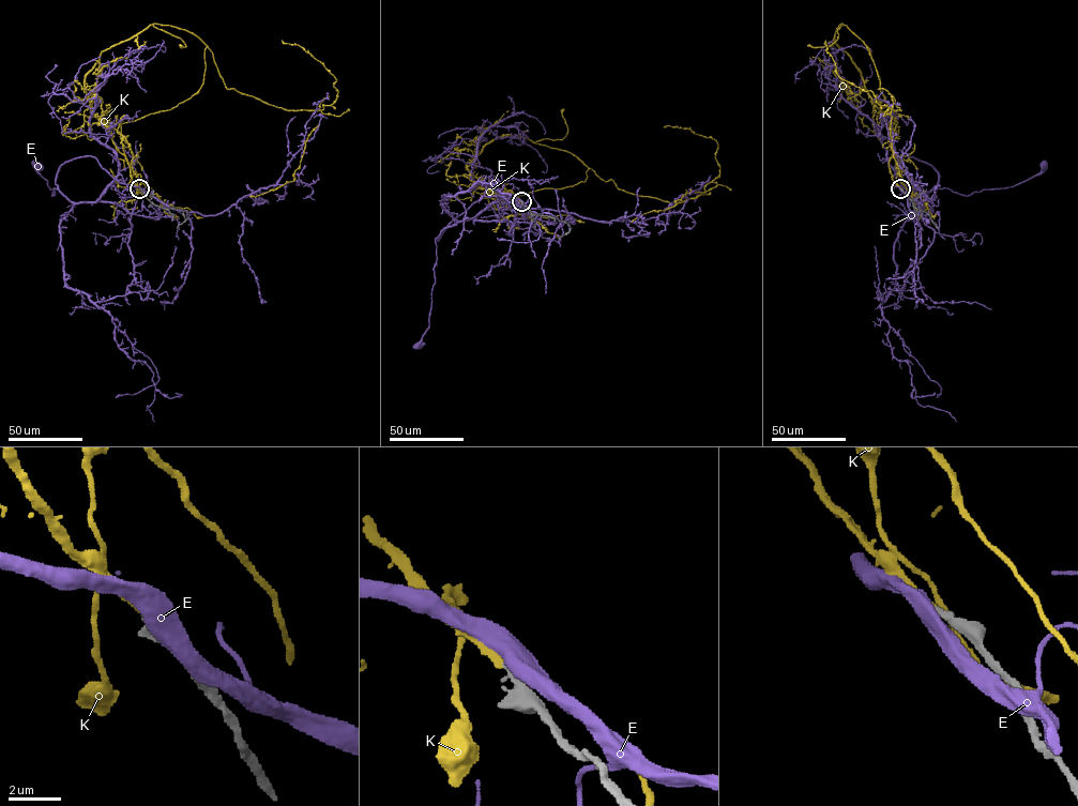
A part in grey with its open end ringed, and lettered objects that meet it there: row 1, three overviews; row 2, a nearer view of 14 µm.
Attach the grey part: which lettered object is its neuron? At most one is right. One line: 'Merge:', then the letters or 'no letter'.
Merge: K

